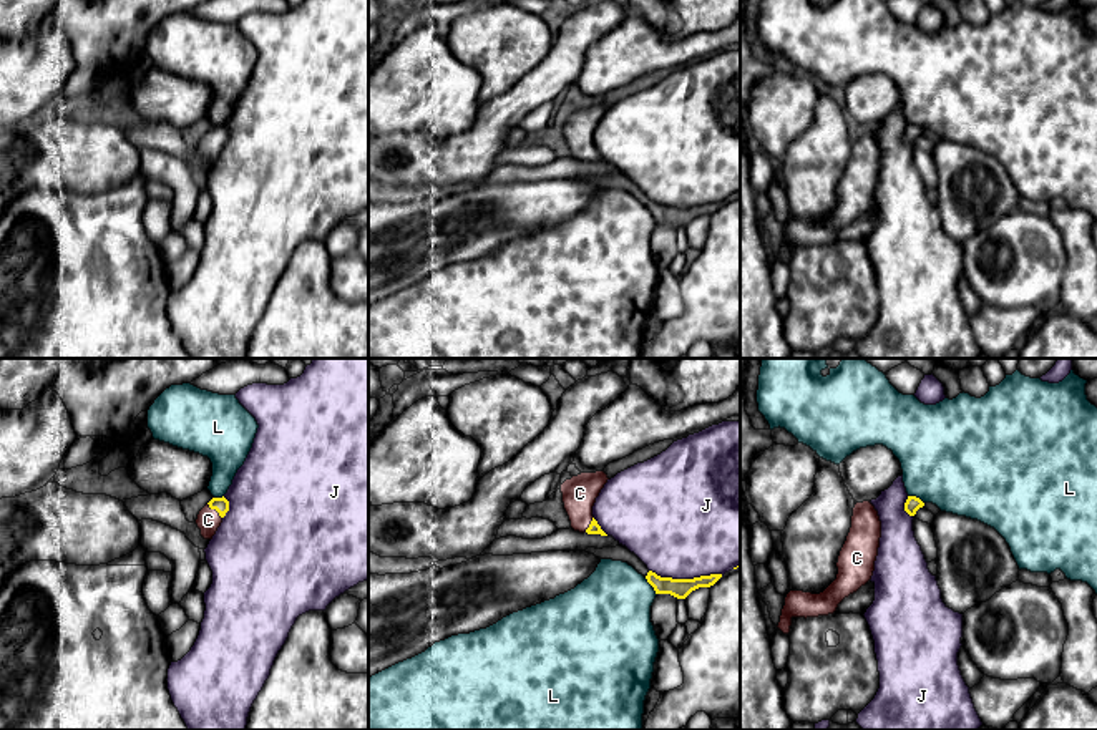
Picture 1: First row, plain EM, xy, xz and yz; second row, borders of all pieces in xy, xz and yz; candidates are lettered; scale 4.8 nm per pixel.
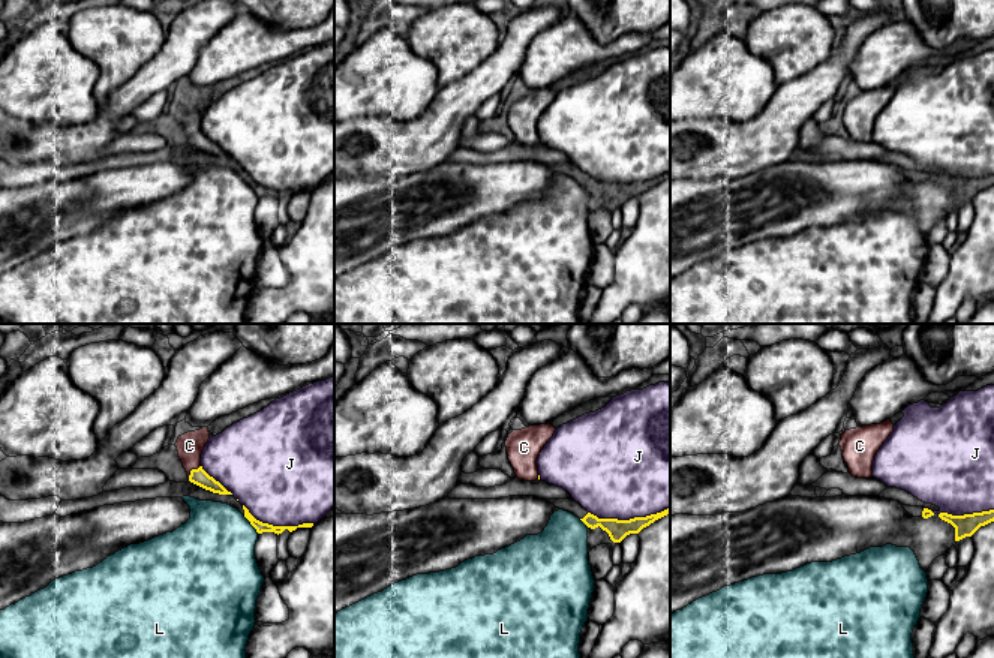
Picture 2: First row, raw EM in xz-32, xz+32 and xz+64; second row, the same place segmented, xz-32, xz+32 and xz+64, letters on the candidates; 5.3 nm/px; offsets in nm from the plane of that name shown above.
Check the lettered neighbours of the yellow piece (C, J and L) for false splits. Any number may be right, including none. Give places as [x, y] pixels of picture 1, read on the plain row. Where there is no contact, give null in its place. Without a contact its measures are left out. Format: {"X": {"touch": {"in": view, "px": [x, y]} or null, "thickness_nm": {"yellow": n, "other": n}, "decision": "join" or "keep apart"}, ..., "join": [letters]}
{"C": {"touch": {"in": "xy", "px": [214, 136]}, "thickness_nm": {"yellow": 80, "other": 110}, "decision": "join"}, "J": {"touch": {"in": "xz", "px": [686, 208]}, "thickness_nm": {"yellow": 100, "other": 500}, "decision": "keep apart"}, "L": {"touch": {"in": "xz", "px": [651, 213]}, "thickness_nm": {"yellow": 100, "other": 400}, "decision": "keep apart"}, "join": ["C"]}

